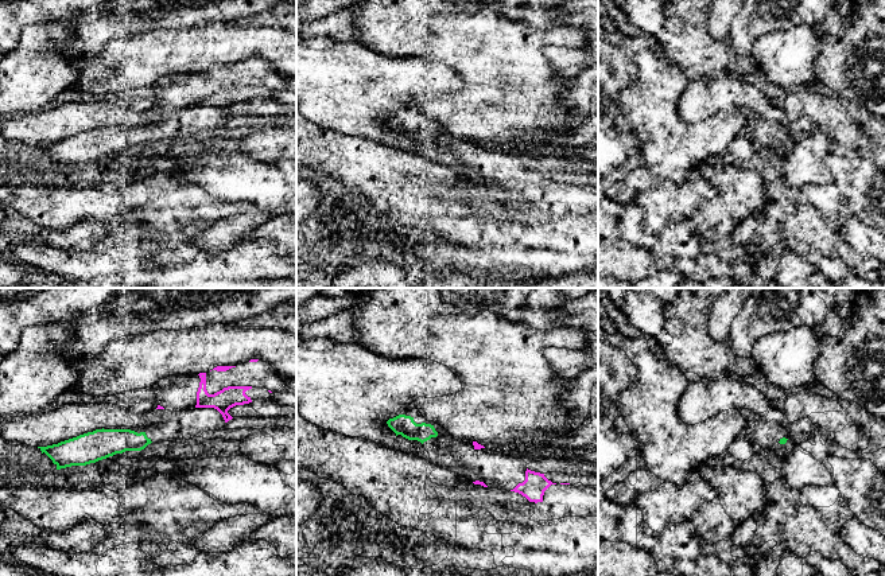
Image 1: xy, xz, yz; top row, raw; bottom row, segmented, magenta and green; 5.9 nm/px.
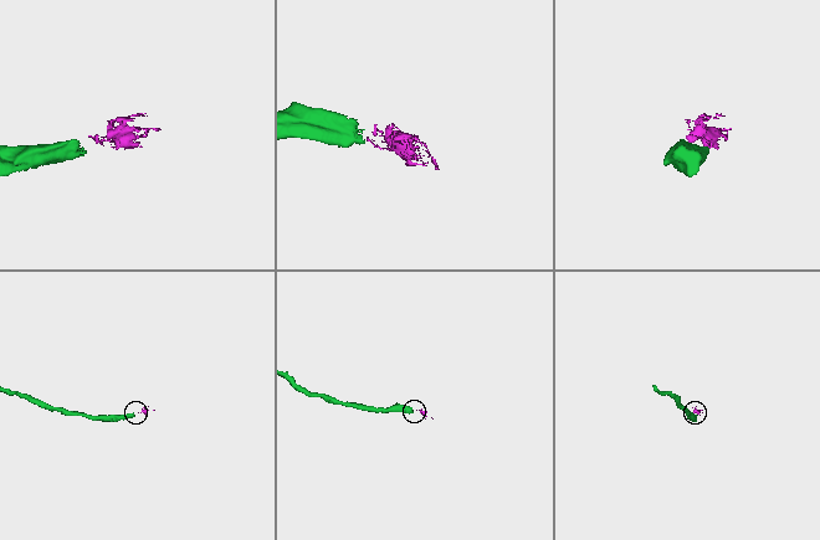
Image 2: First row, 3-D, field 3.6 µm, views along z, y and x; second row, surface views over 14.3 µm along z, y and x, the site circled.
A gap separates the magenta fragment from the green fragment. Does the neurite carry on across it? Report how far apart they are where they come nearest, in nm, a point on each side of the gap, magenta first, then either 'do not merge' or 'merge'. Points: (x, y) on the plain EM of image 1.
160 nm | xy (156, 106), (144, 131) | merge

